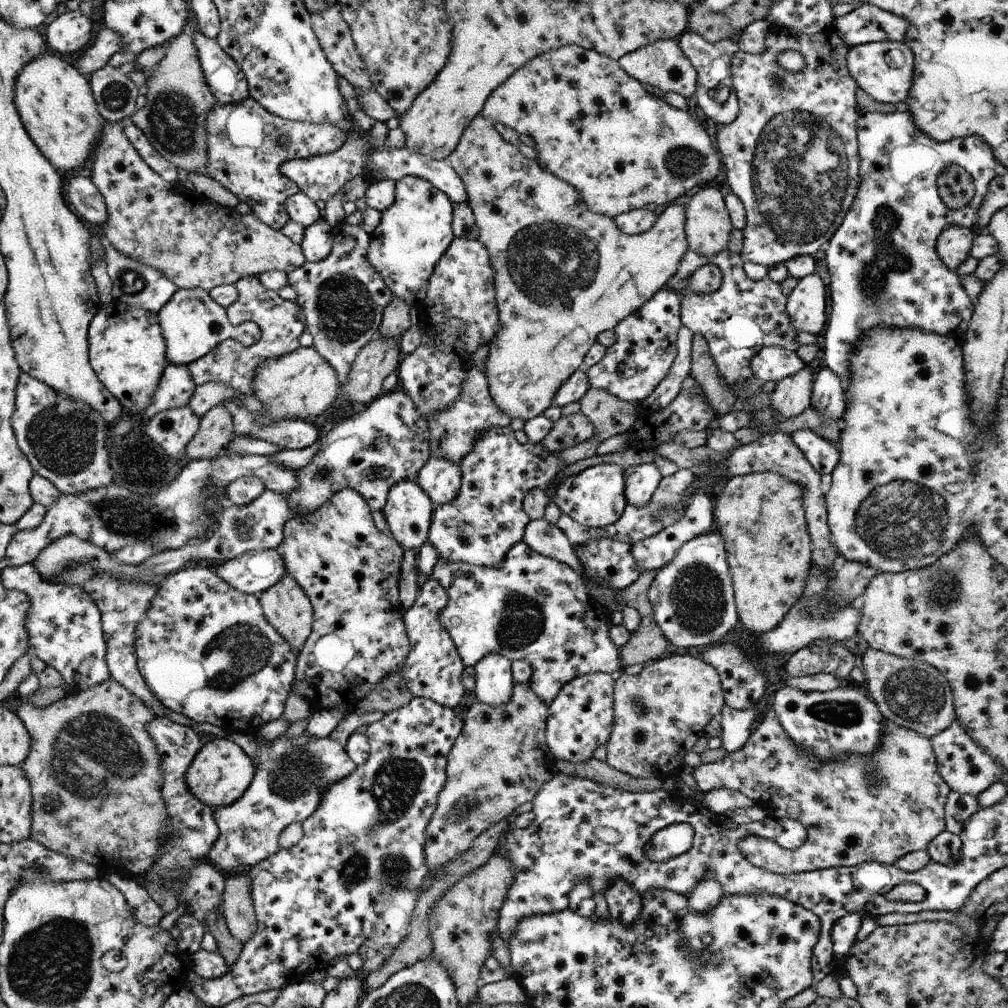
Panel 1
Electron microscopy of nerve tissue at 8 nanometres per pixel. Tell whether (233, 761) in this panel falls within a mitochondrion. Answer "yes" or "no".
no

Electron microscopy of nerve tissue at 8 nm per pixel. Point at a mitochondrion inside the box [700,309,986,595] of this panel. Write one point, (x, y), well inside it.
(901, 522)

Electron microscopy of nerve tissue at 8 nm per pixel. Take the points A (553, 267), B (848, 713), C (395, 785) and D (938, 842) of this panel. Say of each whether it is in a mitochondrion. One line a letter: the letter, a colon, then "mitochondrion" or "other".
A: mitochondrion
B: mitochondrion
C: mitochondrion
D: other

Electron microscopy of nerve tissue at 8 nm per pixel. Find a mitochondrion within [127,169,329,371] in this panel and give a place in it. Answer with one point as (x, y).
(172, 246)

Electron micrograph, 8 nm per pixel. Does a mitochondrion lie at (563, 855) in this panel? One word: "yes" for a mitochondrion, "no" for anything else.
yes

